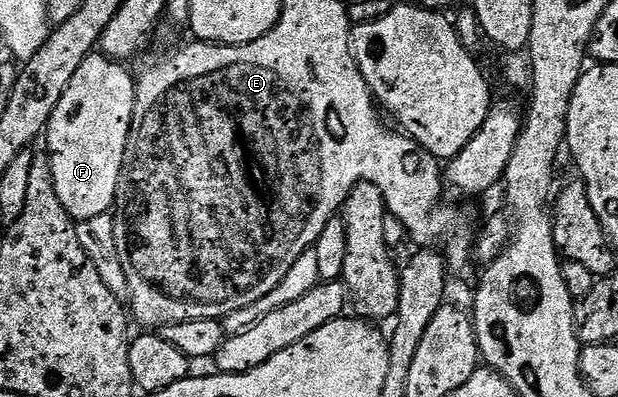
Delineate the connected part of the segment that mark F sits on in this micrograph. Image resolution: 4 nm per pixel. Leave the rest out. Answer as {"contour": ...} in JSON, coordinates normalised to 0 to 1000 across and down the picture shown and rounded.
{"contour":[[[168,136],[141,144],[134,166],[121,176],[115,217],[108,217],[102,247],[95,247],[95,267],[89,267],[89,287],[79,300],[76,390],[83,408],[83,438],[89,448],[89,489],[95,489],[102,529],[108,529],[120,557],[154,549],[176,534],[189,501],[189,461],[202,406],[202,370],[222,254],[218,191],[202,171],[207,169],[201,159],[180,151]]]}

